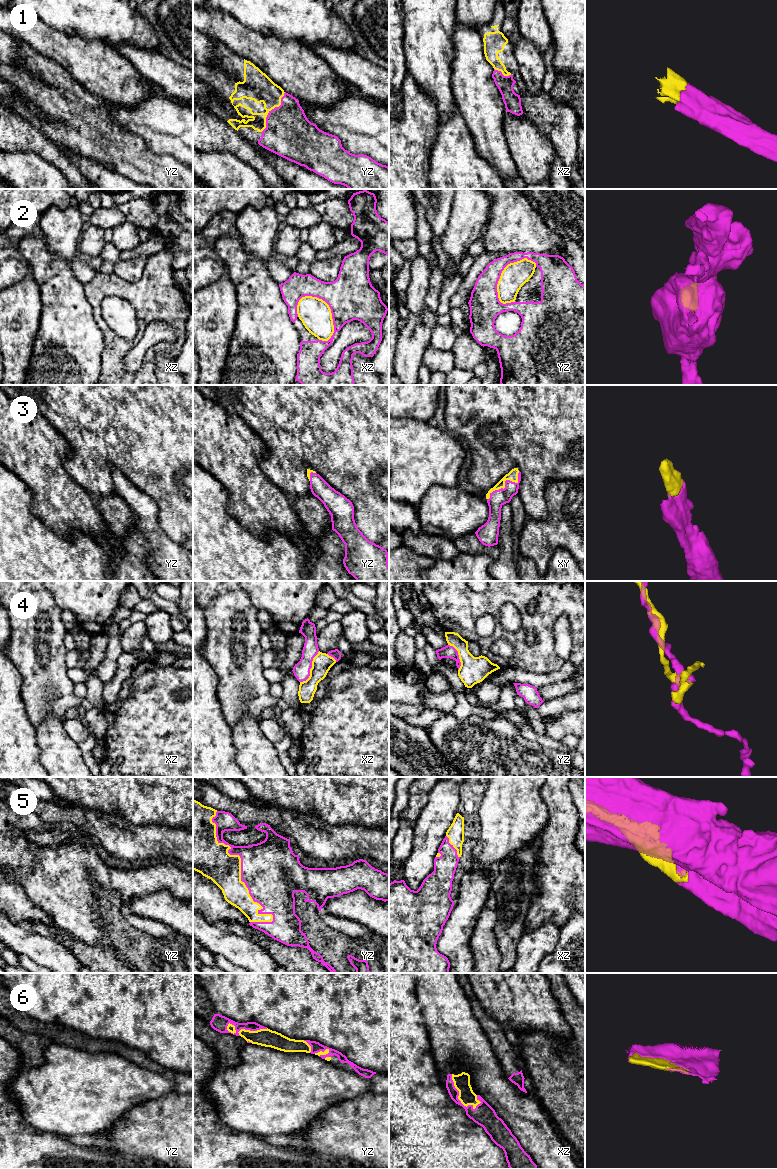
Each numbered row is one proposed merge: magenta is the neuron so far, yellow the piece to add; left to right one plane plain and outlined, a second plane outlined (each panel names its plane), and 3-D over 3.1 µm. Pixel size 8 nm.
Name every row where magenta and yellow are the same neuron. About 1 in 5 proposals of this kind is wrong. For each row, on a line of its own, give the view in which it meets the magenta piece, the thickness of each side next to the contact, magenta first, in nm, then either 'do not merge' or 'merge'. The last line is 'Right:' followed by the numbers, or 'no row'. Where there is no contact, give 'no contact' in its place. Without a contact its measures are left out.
1: yz | 380/240 nm | merge
2: xz | 380/260 nm | do not merge
3: xy | 130/80 nm | merge
4: xz | 140/160 nm | do not merge
5: yz | 460/280 nm | merge
6: xz | 160/130 nm | merge
Right: 1, 3, 5, 6

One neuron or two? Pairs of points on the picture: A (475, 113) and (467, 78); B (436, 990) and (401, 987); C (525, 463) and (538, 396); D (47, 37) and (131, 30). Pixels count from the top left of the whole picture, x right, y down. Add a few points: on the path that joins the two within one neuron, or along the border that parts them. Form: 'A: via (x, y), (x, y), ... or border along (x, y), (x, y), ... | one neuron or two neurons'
A: via (475, 104), (473, 87) | one neuron
B: border along (416, 983), (416, 997), (422, 1010) | two neurons
C: via (537, 446), (538, 413) | one neuron
D: border along (52, 26), (86, 41), (97, 41) | two neurons

